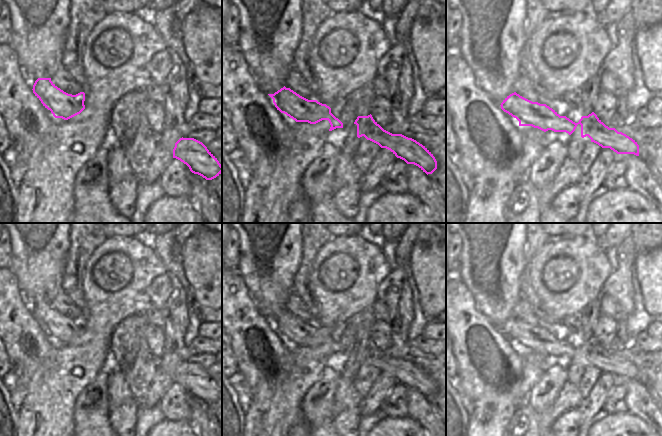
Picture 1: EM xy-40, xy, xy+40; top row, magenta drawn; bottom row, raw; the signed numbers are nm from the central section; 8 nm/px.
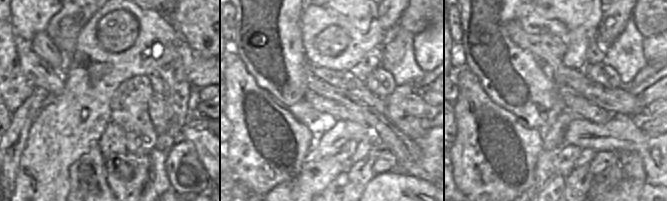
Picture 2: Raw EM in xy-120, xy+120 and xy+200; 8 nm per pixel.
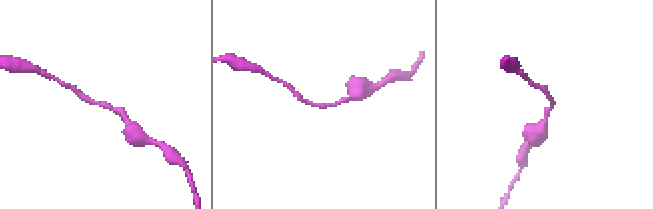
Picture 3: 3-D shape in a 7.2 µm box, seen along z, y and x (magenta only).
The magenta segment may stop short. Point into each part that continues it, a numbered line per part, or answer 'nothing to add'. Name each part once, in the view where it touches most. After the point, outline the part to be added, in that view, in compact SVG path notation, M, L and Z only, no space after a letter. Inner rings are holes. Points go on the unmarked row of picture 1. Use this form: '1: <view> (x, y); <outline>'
nothing to add

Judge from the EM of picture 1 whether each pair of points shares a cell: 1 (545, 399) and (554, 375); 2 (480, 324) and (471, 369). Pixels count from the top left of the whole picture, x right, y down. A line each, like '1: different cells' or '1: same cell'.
1: same cell
2: same cell

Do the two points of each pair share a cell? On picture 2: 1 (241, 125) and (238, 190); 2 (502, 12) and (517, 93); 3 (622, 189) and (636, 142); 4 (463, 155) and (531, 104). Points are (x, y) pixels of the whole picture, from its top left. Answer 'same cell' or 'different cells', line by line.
1: different cells
2: same cell
3: different cells
4: different cells

